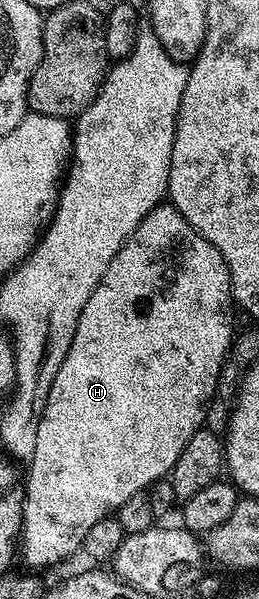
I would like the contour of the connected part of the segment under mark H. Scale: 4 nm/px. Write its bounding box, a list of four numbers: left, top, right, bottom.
[20,202,236,568]

